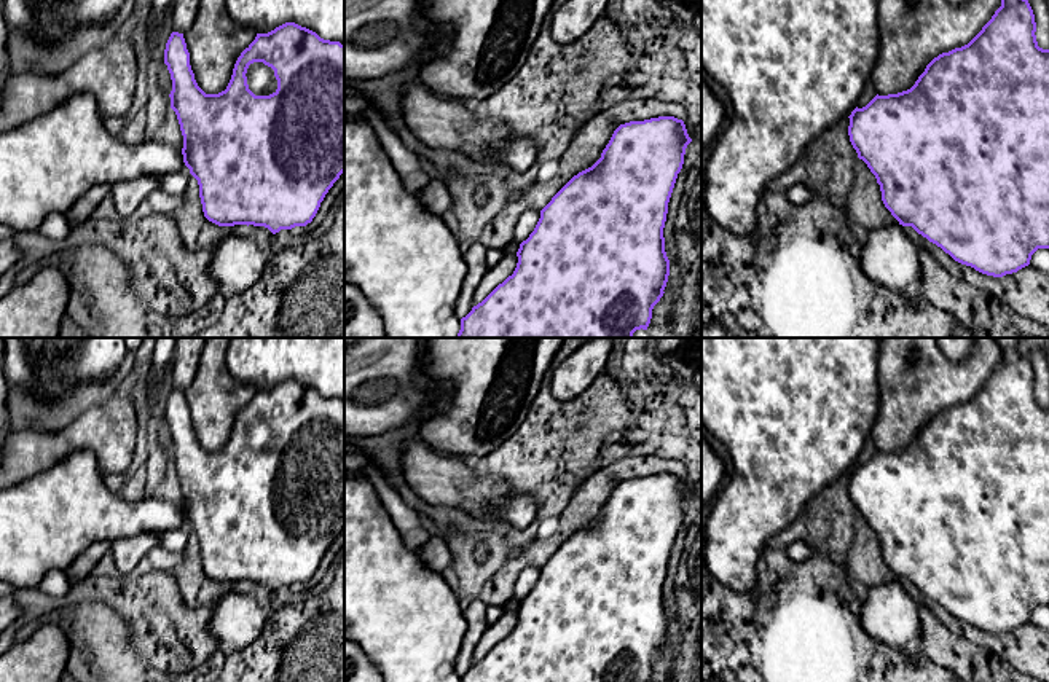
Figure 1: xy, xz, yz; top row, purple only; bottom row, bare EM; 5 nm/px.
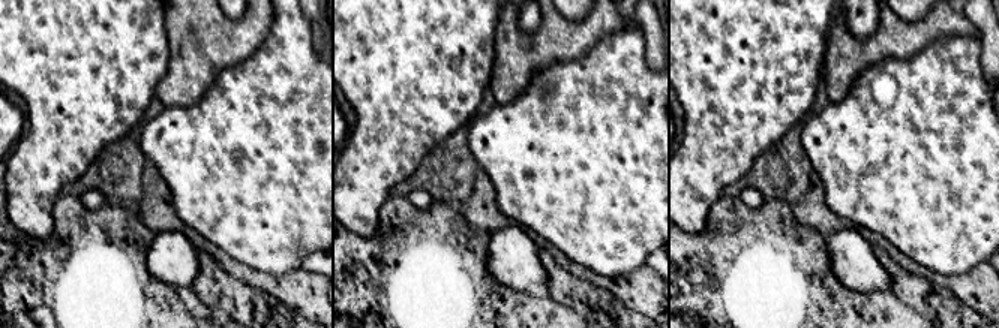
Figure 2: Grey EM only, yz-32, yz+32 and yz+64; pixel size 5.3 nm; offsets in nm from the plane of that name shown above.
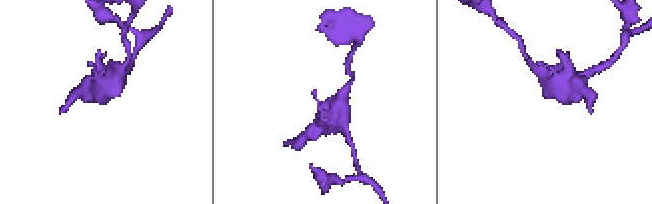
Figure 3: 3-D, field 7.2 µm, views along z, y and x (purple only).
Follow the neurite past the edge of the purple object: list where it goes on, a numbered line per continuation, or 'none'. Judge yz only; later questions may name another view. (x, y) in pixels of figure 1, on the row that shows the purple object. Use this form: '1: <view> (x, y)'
1: yz (890, 257)

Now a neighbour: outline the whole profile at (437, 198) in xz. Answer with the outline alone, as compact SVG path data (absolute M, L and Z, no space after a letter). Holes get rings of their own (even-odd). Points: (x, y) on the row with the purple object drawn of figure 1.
M432 178L424 190L421 190L422 206L437 215L451 210L453 194L451 188L438 178Z

